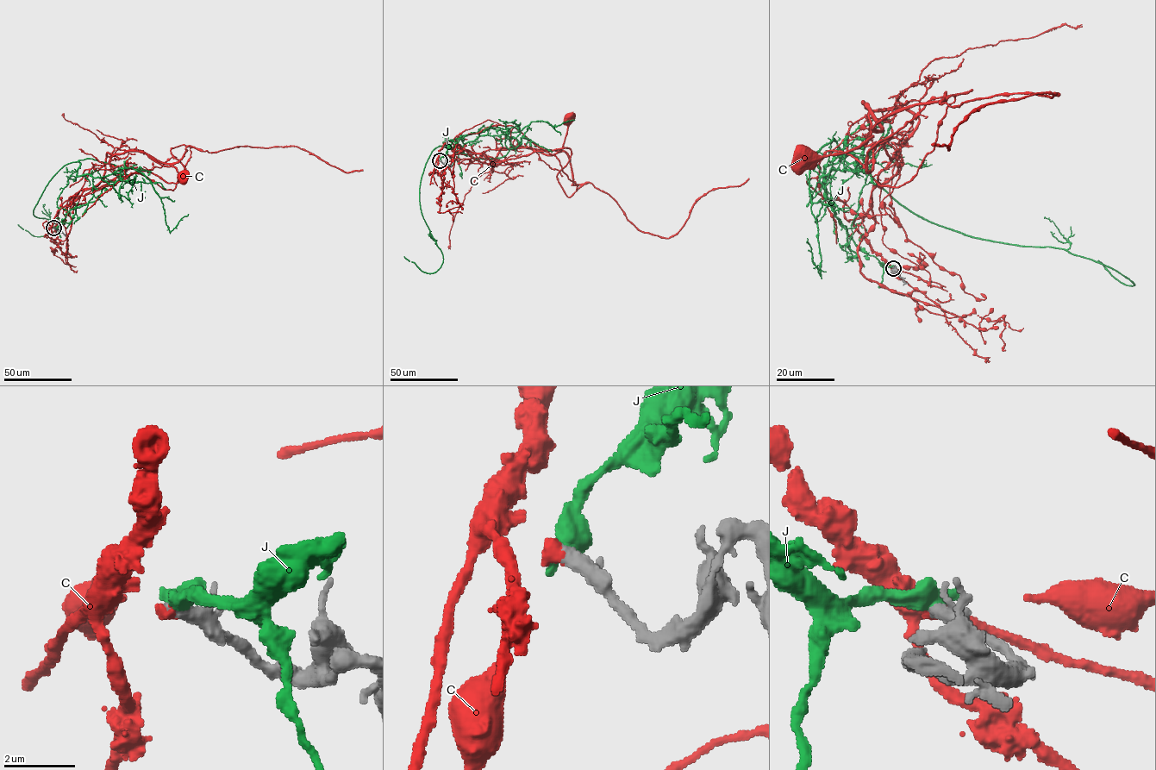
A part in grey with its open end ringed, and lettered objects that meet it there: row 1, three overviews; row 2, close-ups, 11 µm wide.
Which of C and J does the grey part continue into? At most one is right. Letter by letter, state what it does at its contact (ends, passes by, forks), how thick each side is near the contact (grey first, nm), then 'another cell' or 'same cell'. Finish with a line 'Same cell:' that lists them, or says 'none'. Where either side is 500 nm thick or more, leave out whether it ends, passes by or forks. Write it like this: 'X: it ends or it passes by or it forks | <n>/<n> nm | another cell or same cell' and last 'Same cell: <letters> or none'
C: it ends | 320/320 nm | same cell
J: 320/650 nm | another cell
Same cell: C

